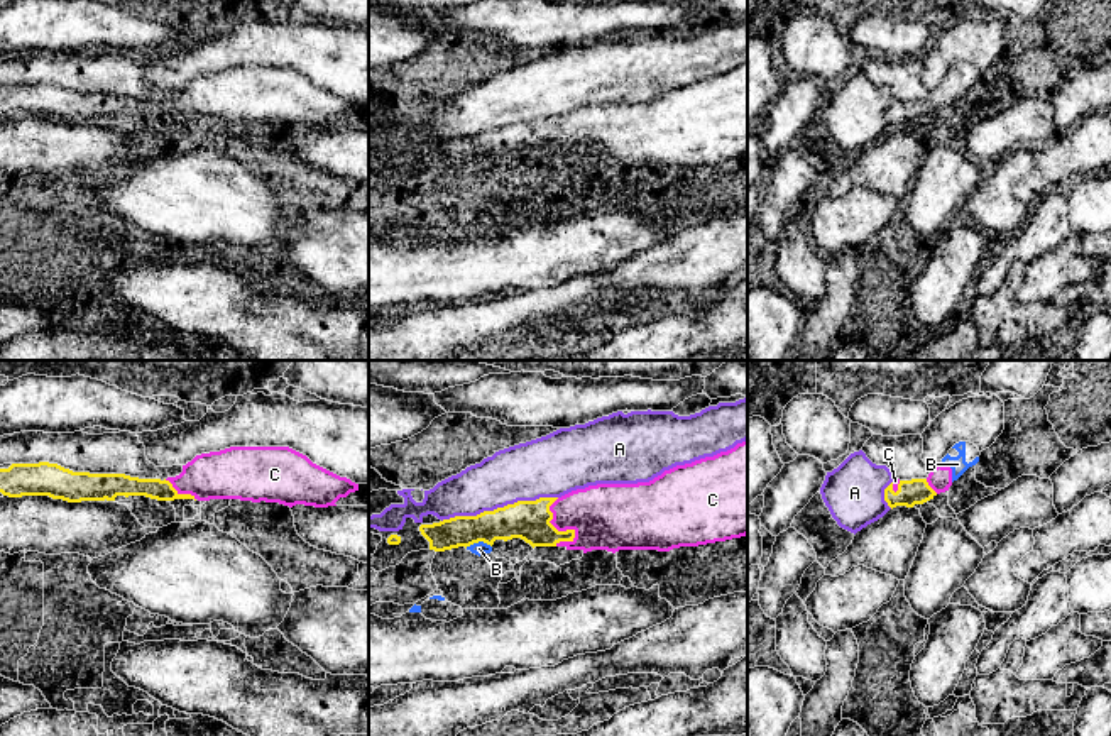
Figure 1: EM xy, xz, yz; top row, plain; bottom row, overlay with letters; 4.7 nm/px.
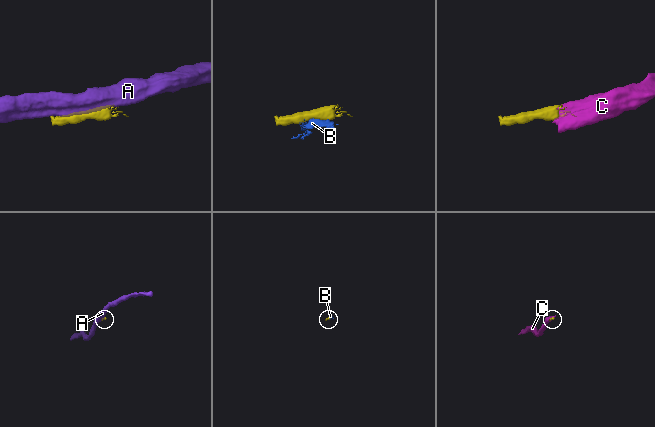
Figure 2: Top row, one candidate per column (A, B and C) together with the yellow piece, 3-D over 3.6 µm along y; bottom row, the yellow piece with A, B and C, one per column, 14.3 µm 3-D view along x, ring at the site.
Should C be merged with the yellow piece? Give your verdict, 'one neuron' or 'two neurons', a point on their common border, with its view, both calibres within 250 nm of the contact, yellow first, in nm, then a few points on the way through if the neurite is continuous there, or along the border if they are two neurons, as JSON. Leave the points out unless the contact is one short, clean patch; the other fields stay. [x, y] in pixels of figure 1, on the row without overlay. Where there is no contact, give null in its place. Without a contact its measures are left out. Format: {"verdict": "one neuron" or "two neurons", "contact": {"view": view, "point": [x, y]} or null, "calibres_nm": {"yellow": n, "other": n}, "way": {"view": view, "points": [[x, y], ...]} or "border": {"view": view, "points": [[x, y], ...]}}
{"verdict": "one neuron", "contact": {"view": "xz", "point": [562, 153]}, "calibres_nm": {"yellow": 190, "other": 320}}

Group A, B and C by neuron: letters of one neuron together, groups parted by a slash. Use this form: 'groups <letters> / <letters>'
groups A / B C

